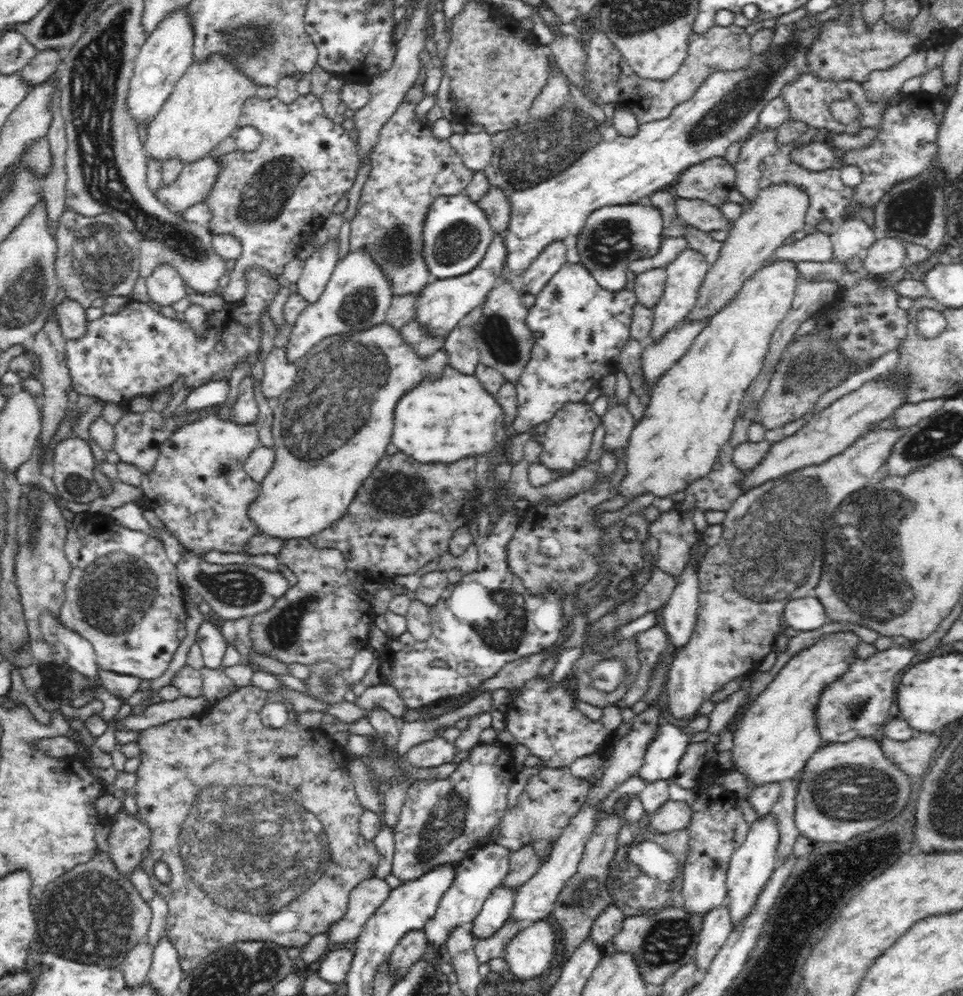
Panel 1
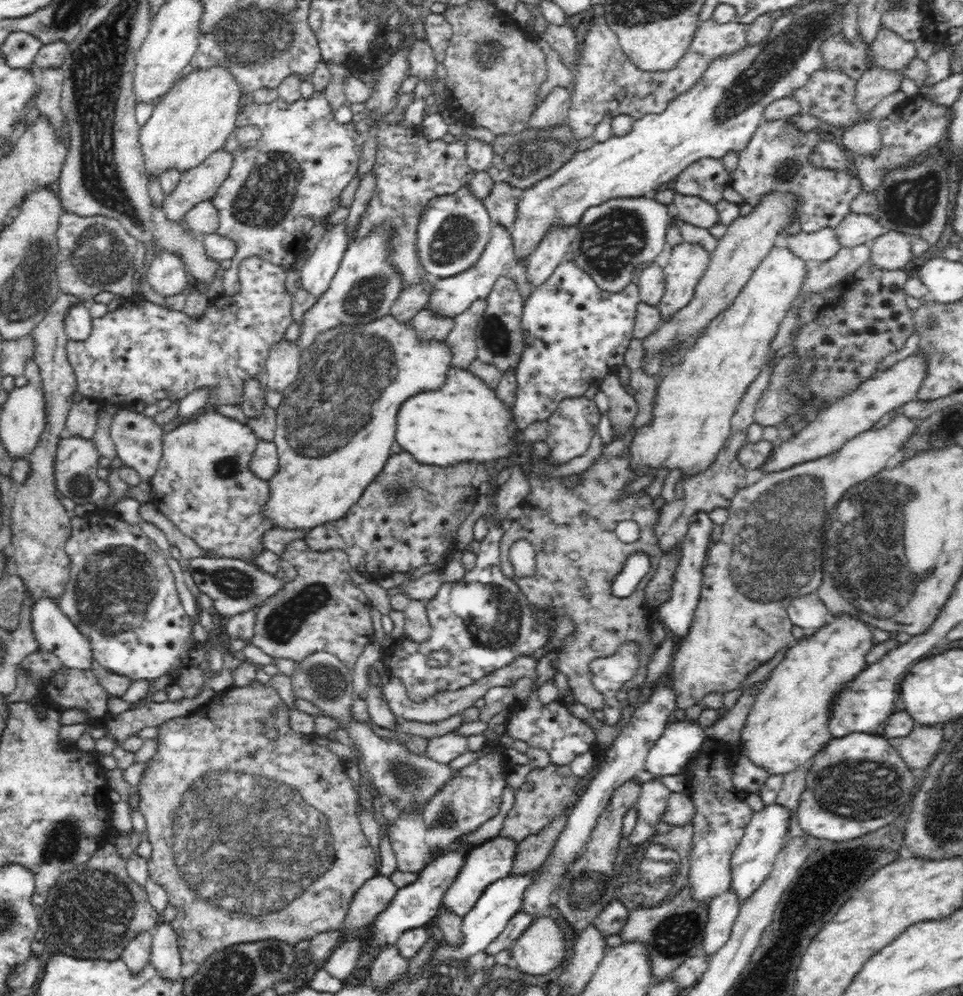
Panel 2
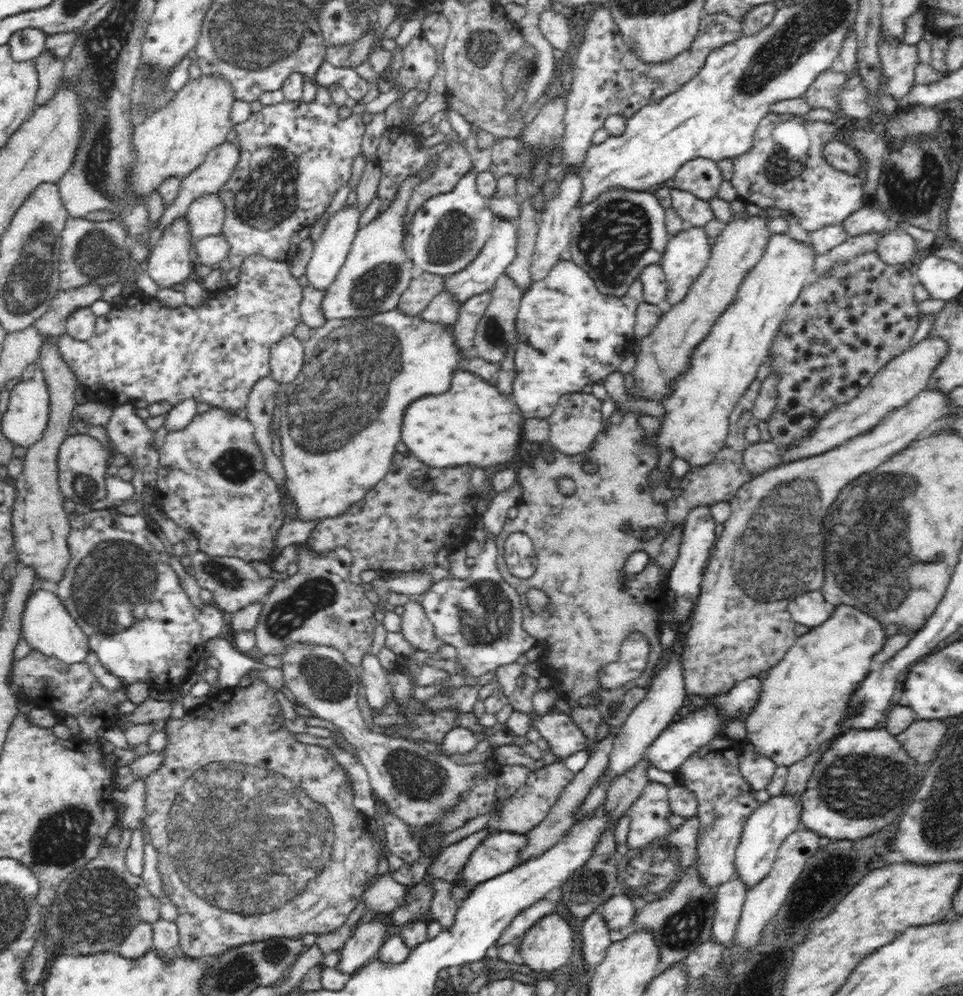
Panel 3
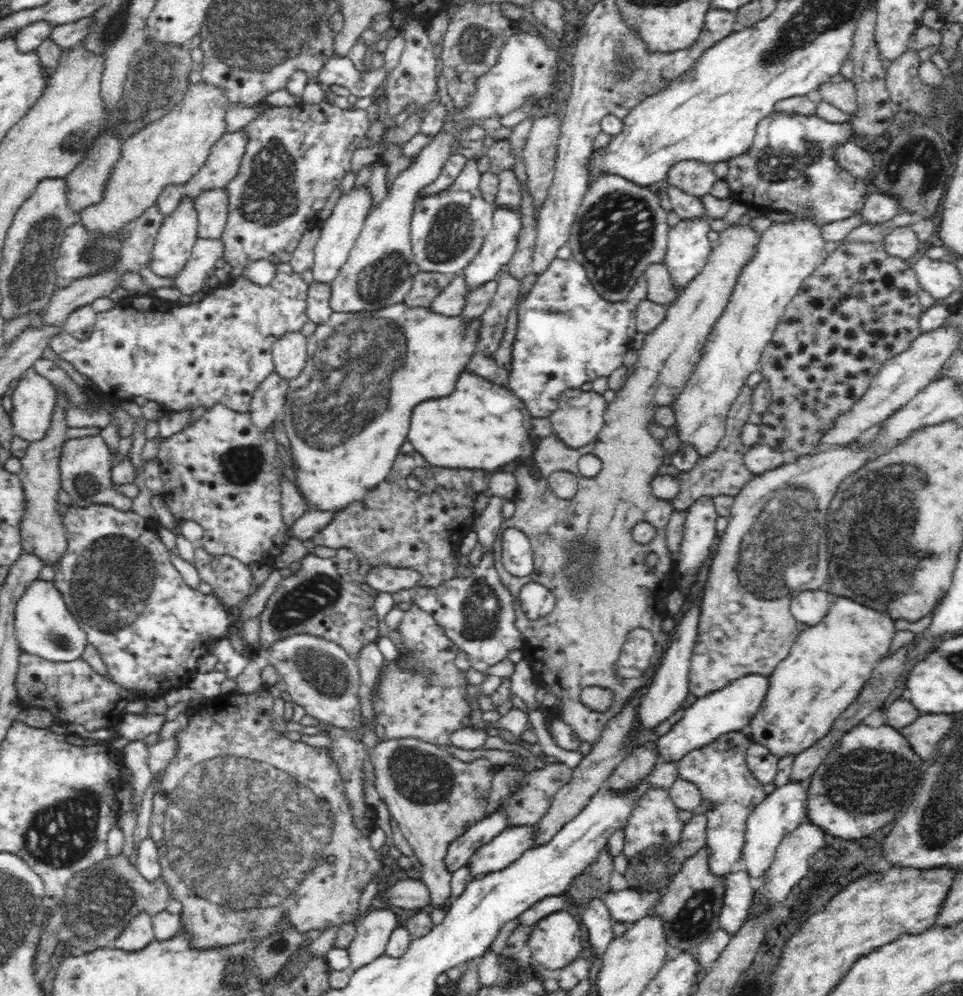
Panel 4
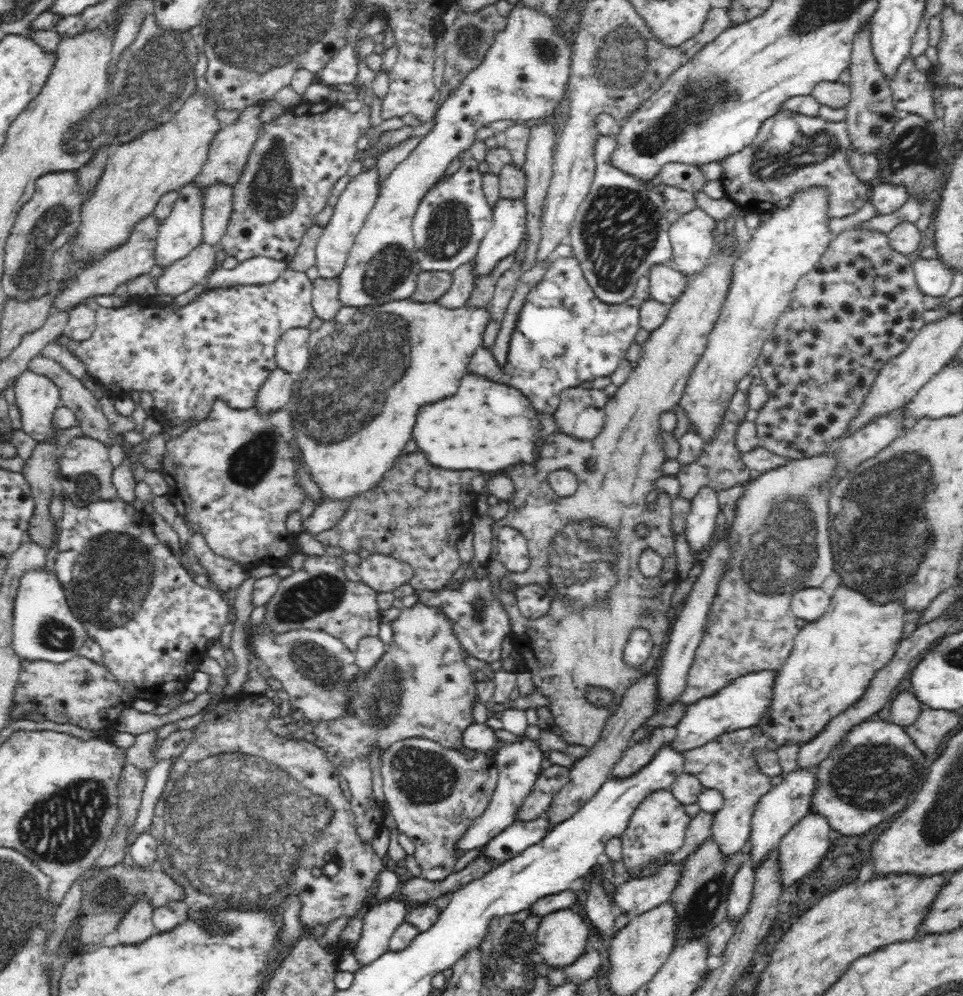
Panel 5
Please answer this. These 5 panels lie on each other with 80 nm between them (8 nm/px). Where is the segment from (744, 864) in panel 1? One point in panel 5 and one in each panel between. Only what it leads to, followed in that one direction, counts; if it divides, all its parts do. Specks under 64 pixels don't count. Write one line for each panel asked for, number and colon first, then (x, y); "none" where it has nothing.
2: (753, 859)
3: (766, 828)
4: (782, 811)
5: (779, 810)

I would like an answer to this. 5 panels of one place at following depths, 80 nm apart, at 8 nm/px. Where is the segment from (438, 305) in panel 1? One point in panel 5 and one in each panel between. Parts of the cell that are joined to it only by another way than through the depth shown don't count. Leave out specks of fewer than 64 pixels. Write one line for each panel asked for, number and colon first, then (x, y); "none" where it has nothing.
2: (451, 296)
3: (479, 277)
4: (498, 248)
5: (507, 231)

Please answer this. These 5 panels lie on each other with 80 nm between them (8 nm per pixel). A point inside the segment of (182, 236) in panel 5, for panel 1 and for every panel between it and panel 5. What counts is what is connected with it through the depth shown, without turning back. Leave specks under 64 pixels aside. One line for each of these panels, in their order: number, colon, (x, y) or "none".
1: (165, 287)
2: (166, 275)
3: (170, 263)
4: (171, 249)

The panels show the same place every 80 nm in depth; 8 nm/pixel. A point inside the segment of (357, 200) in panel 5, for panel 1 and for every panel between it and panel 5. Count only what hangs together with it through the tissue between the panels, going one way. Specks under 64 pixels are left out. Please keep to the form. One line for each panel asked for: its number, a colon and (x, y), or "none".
1: (317, 269)
2: (315, 276)
3: (329, 253)
4: (338, 233)

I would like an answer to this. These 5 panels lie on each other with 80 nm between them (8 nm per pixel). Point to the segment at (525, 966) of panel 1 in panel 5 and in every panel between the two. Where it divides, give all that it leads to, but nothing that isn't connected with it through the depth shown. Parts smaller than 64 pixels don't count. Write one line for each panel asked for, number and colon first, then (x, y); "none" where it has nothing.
2: (541, 947)
3: (546, 946)
4: (554, 942)
5: (561, 938)

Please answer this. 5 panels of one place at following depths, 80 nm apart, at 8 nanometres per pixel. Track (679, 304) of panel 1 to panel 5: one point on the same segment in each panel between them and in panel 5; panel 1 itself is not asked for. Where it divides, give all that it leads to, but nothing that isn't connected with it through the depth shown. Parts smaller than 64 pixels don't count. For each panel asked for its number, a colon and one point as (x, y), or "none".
2: (688, 261)
3: (687, 253)
4: (688, 248)
5: (691, 236)

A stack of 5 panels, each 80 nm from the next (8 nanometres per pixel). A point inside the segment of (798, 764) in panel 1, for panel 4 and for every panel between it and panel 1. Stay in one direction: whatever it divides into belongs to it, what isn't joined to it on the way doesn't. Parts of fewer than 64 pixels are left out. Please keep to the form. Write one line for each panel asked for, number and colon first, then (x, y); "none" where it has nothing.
2: (786, 726)
3: (805, 694)
4: (828, 665)

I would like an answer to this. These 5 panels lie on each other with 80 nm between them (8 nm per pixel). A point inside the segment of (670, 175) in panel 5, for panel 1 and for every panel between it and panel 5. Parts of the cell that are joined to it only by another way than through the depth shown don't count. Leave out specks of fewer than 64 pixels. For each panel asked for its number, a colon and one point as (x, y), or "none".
1: (712, 180)
2: (707, 178)
3: (702, 177)
4: (697, 178)

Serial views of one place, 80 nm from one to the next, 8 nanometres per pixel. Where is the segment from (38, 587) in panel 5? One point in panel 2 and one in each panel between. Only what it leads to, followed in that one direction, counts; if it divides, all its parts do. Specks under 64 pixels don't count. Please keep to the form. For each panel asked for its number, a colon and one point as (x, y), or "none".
2: (55, 633)
3: (48, 627)
4: (44, 626)

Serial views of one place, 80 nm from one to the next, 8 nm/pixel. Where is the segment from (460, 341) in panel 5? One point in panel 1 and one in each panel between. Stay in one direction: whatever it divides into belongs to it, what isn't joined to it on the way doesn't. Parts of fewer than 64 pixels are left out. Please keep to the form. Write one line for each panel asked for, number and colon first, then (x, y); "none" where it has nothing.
1: (330, 430)
2: (334, 429)
3: (353, 368)
4: (403, 354)

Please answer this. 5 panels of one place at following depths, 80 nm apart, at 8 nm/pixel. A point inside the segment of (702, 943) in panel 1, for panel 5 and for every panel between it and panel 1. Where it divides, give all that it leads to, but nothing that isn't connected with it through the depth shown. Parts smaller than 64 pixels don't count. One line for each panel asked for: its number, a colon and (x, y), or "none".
2: (722, 911)
3: (730, 896)
4: (737, 890)
5: (741, 890)

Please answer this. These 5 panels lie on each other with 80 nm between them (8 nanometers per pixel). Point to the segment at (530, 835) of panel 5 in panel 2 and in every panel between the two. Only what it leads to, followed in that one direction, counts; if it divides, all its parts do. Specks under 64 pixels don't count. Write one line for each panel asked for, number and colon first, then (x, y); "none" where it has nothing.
2: (493, 859)
3: (498, 853)
4: (508, 846)

